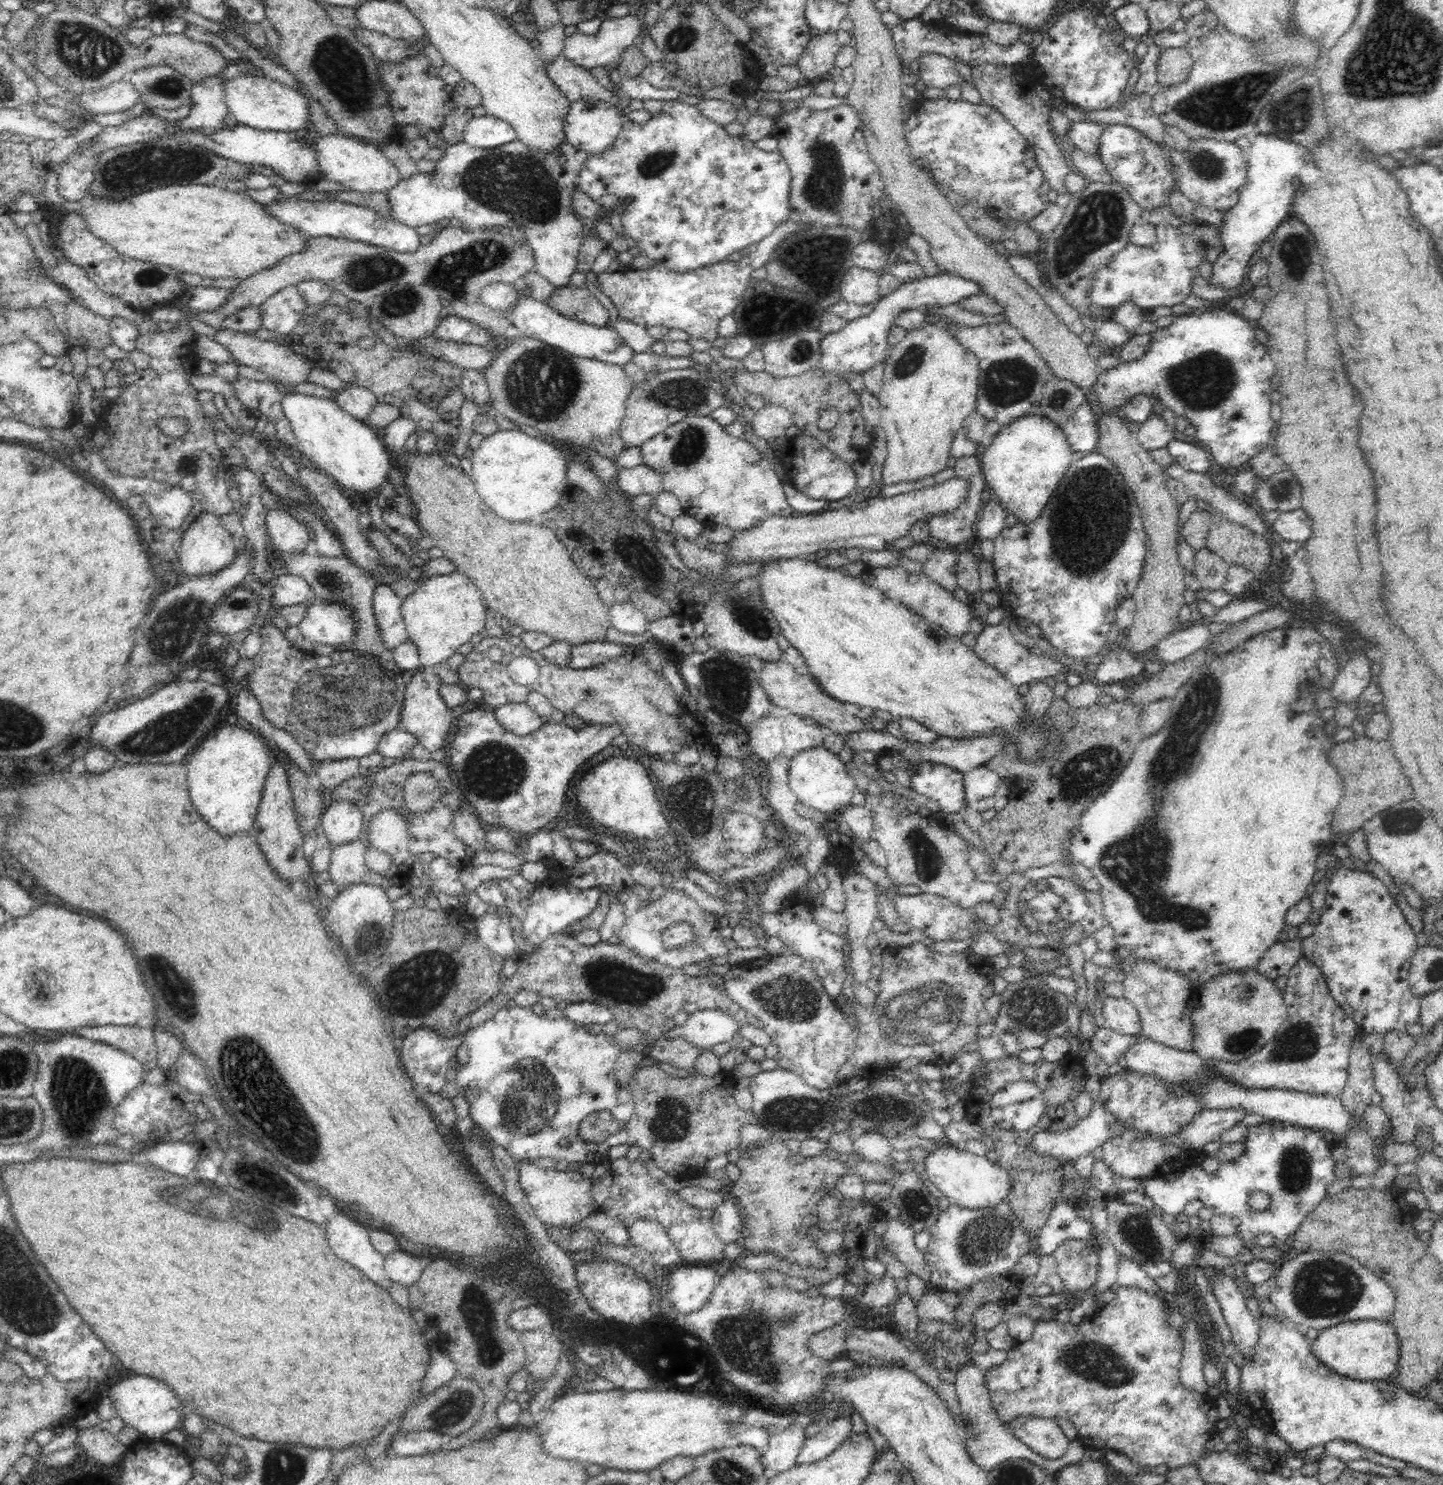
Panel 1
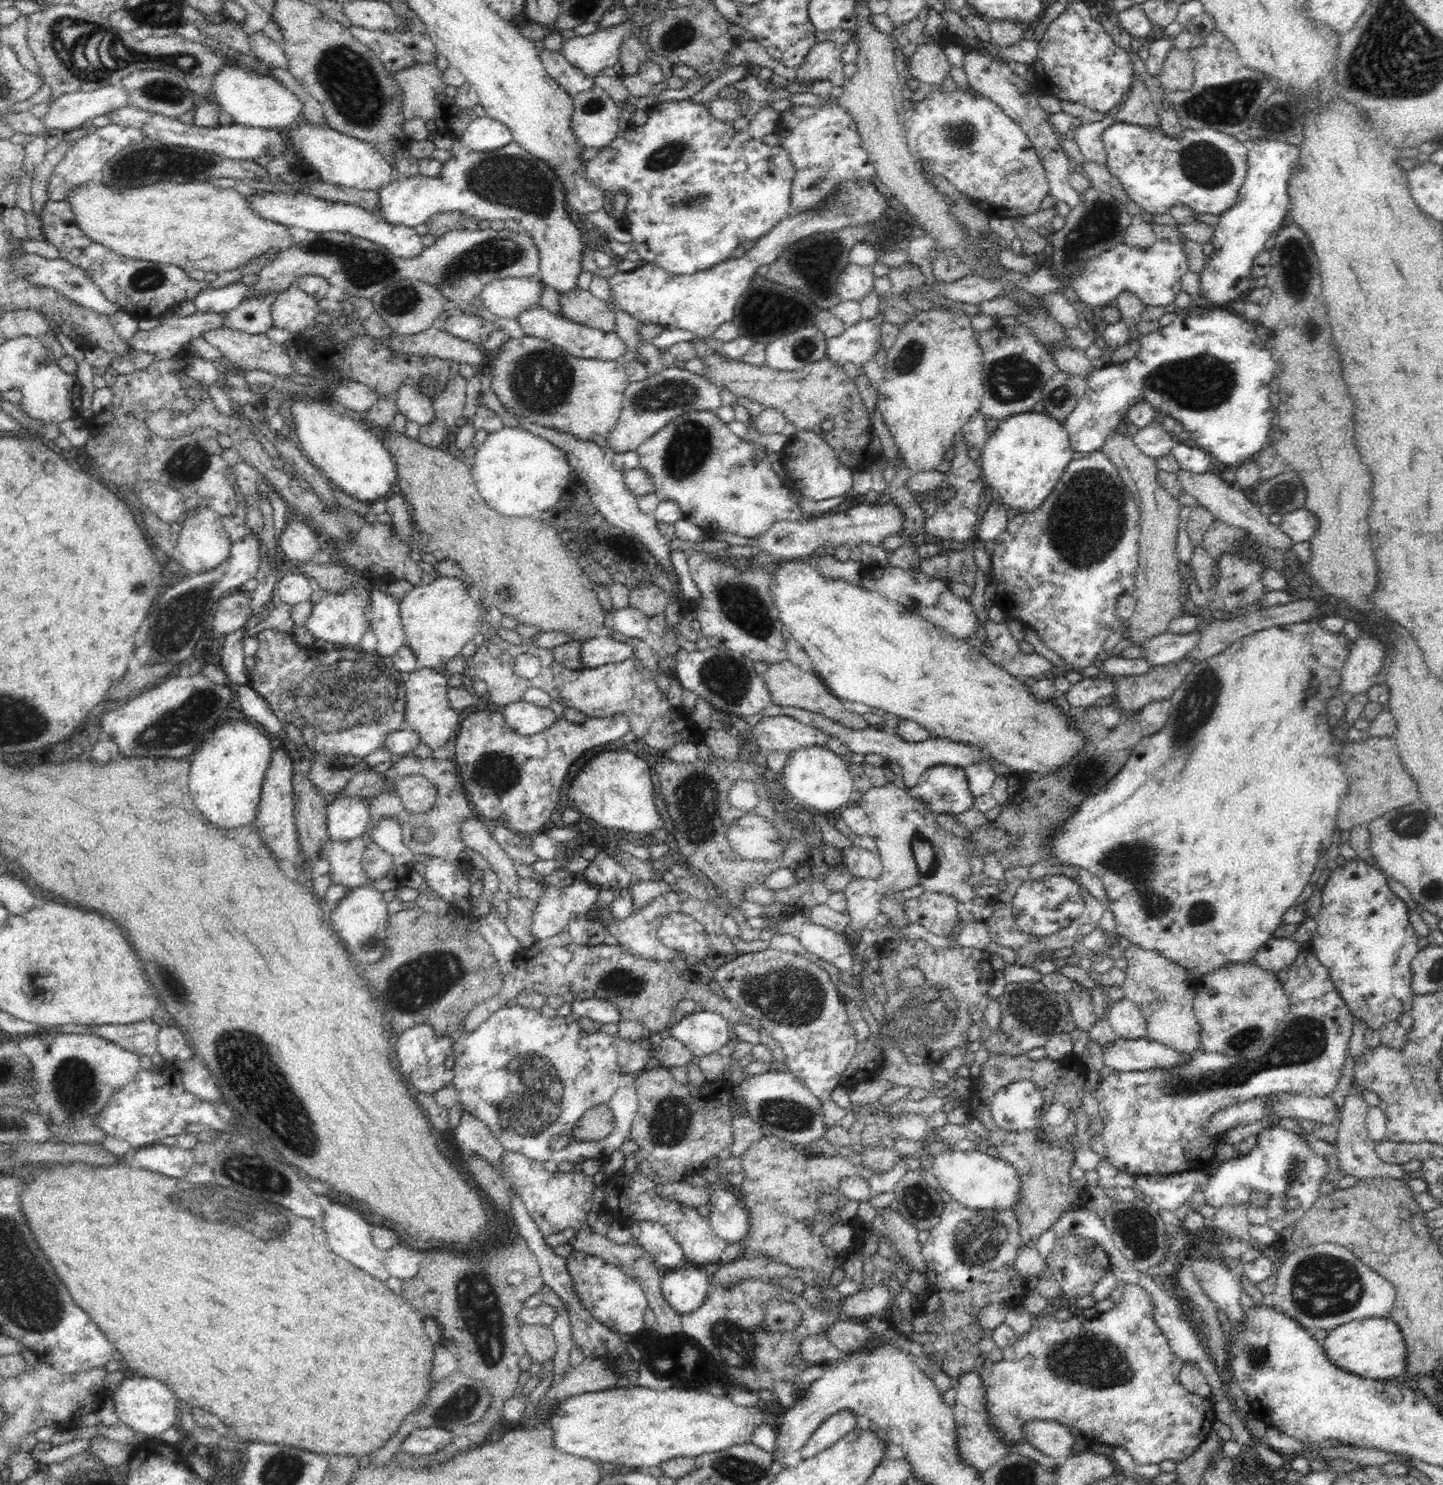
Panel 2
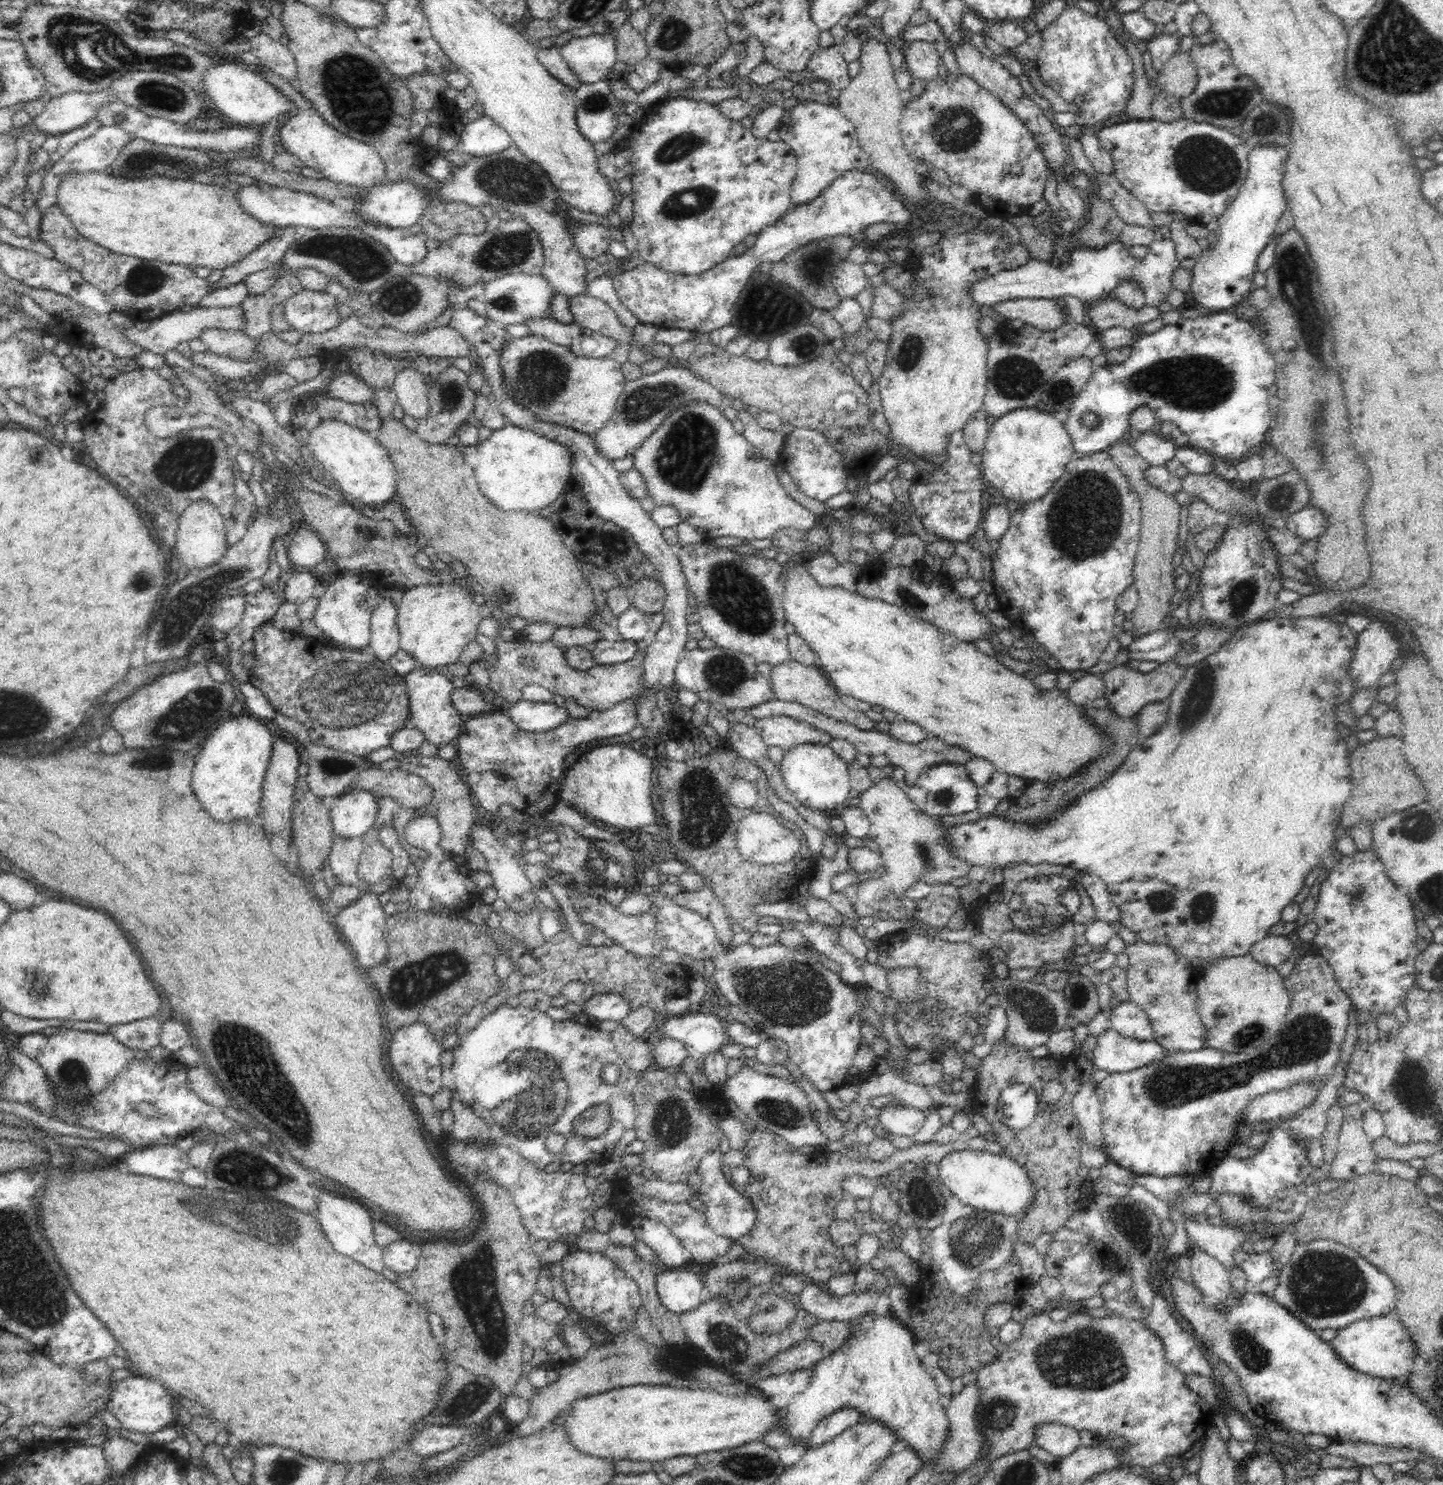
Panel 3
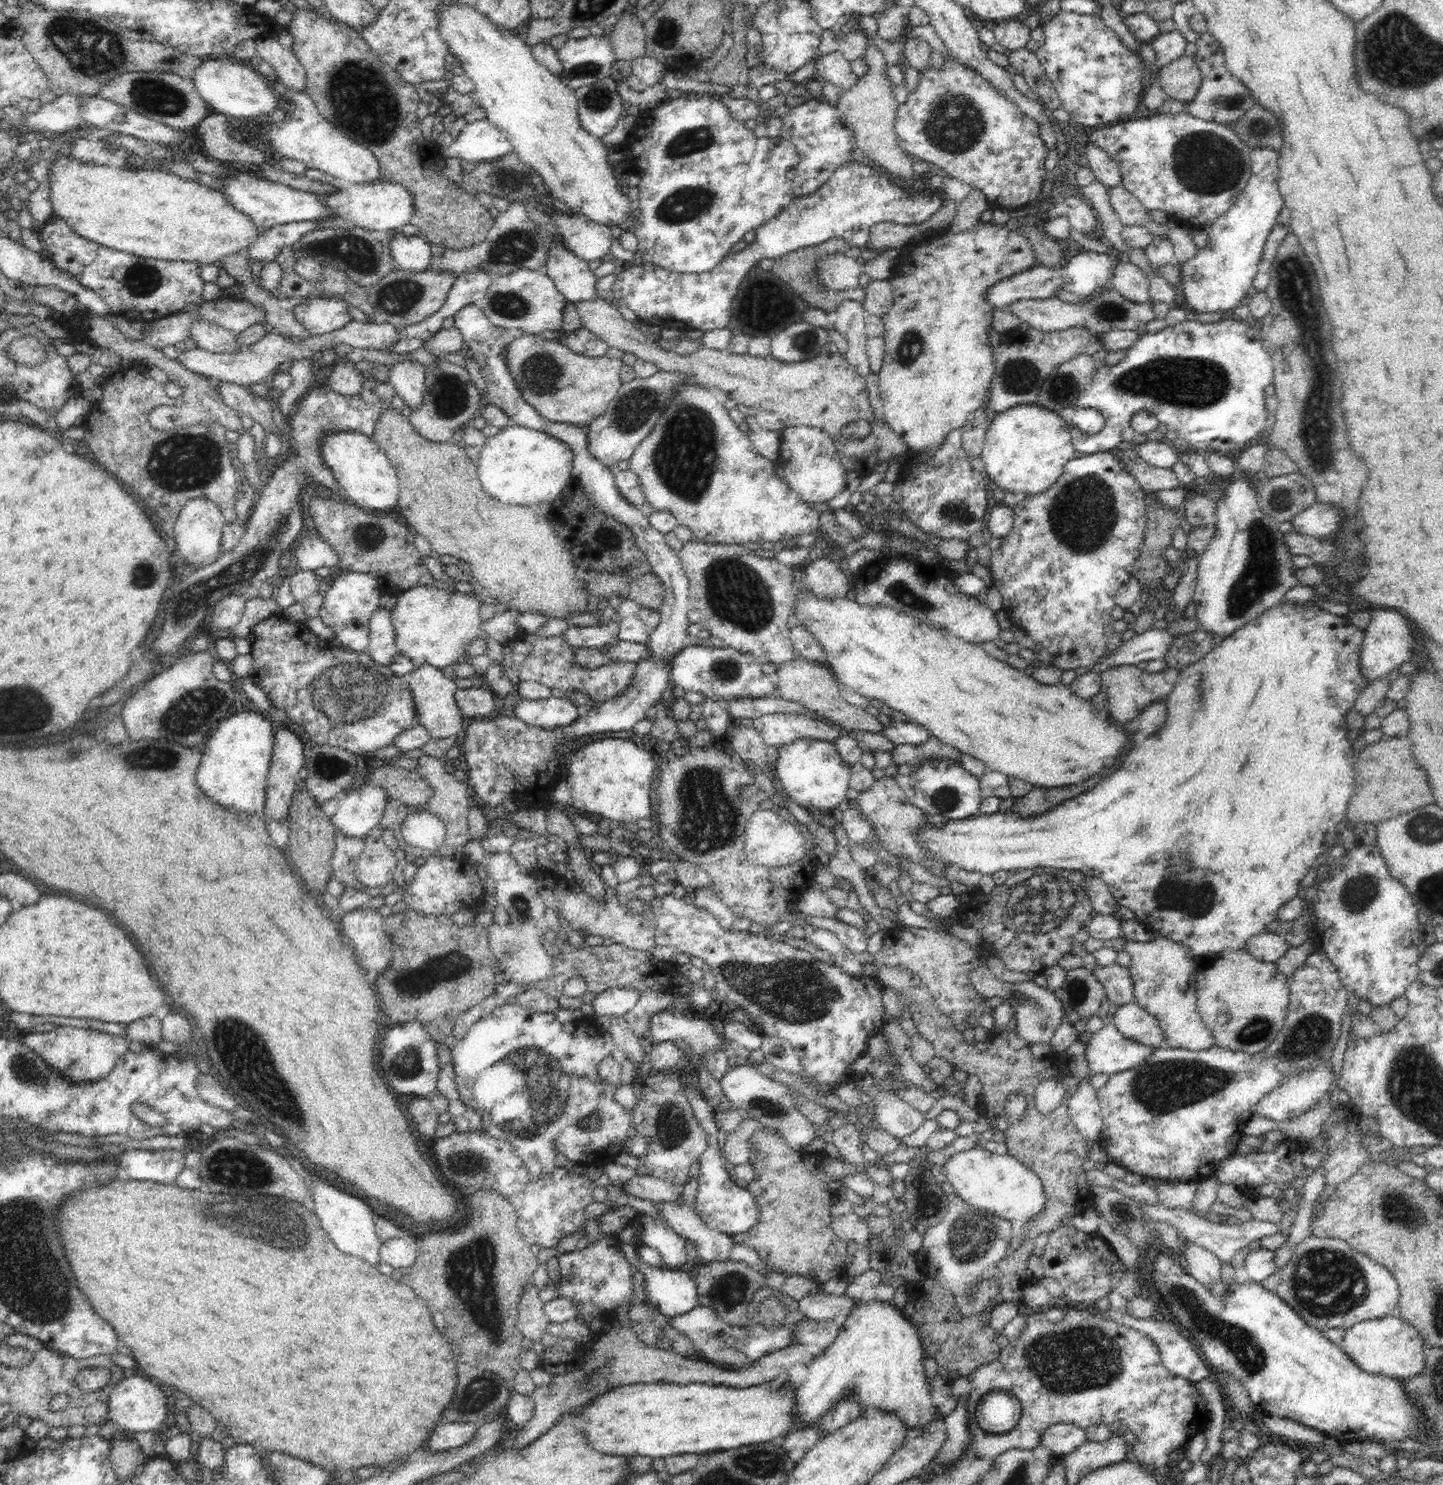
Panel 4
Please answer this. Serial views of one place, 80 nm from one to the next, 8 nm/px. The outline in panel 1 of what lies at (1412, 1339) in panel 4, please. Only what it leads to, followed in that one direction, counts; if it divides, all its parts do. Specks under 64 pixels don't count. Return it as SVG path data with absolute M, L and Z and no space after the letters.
M1348 1321L1318 1334L1311 1341L1314 1357L1332 1372L1354 1380L1389 1380L1398 1370L1400 1343L1391 1322Z

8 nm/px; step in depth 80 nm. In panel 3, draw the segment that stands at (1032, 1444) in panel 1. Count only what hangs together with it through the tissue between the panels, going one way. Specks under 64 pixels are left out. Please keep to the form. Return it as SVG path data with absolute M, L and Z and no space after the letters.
M1058 1423L1041 1424L1034 1428L1034 1444L1057 1458L1072 1454L1081 1446L1080 1432Z

